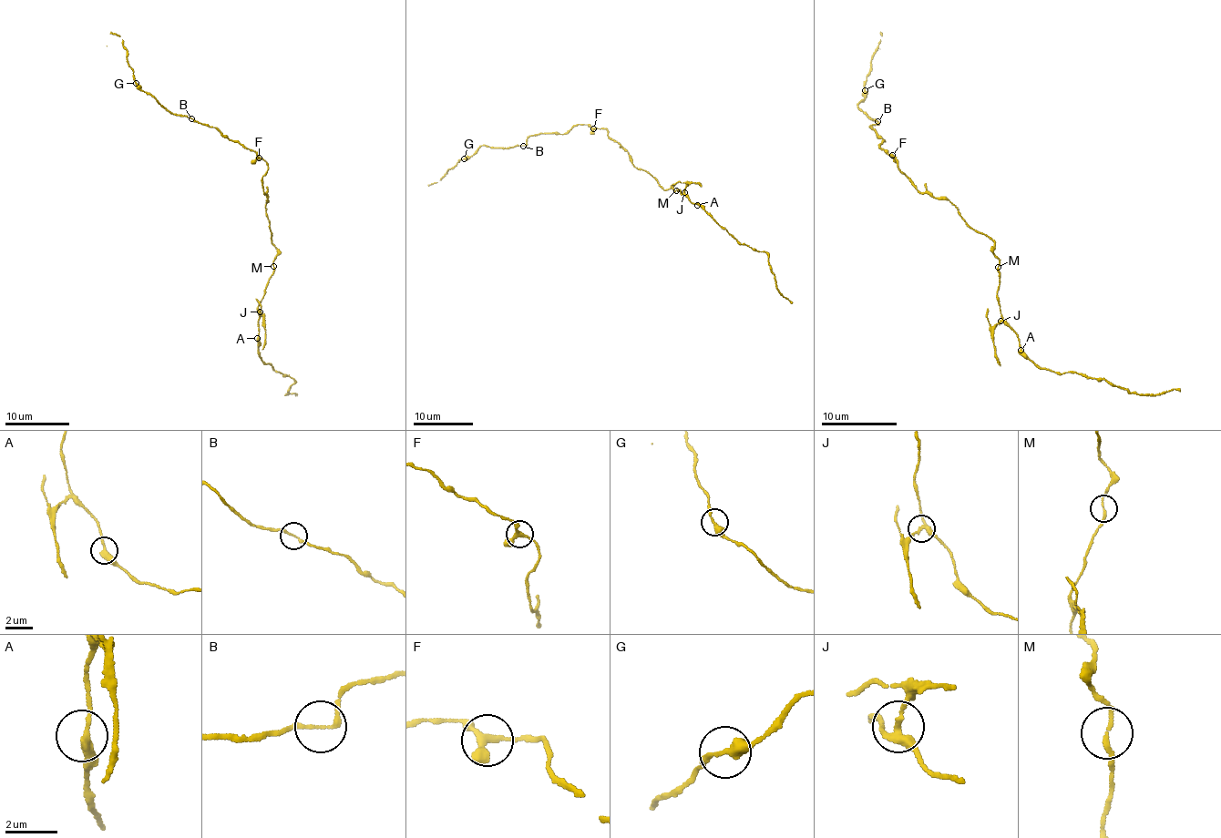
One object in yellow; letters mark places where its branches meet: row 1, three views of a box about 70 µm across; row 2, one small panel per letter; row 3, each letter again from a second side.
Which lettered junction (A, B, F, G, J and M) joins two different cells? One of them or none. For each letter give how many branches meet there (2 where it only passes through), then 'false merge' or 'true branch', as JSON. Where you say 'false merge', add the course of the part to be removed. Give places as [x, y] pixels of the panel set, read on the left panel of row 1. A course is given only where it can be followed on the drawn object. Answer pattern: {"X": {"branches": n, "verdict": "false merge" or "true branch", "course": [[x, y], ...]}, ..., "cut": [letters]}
{"A": {"branches": 2, "verdict": "true branch"}, "B": {"branches": 2, "verdict": "true branch"}, "F": {"branches": 3, "verdict": "true branch"}, "G": {"branches": 2, "verdict": "true branch"}, "J": {"branches": 3, "verdict": "false merge", "course": [[259, 311], [264, 319], [265, 342], [261, 350]]}, "M": {"branches": 2, "verdict": "true branch"}, "cut": ["J"]}

